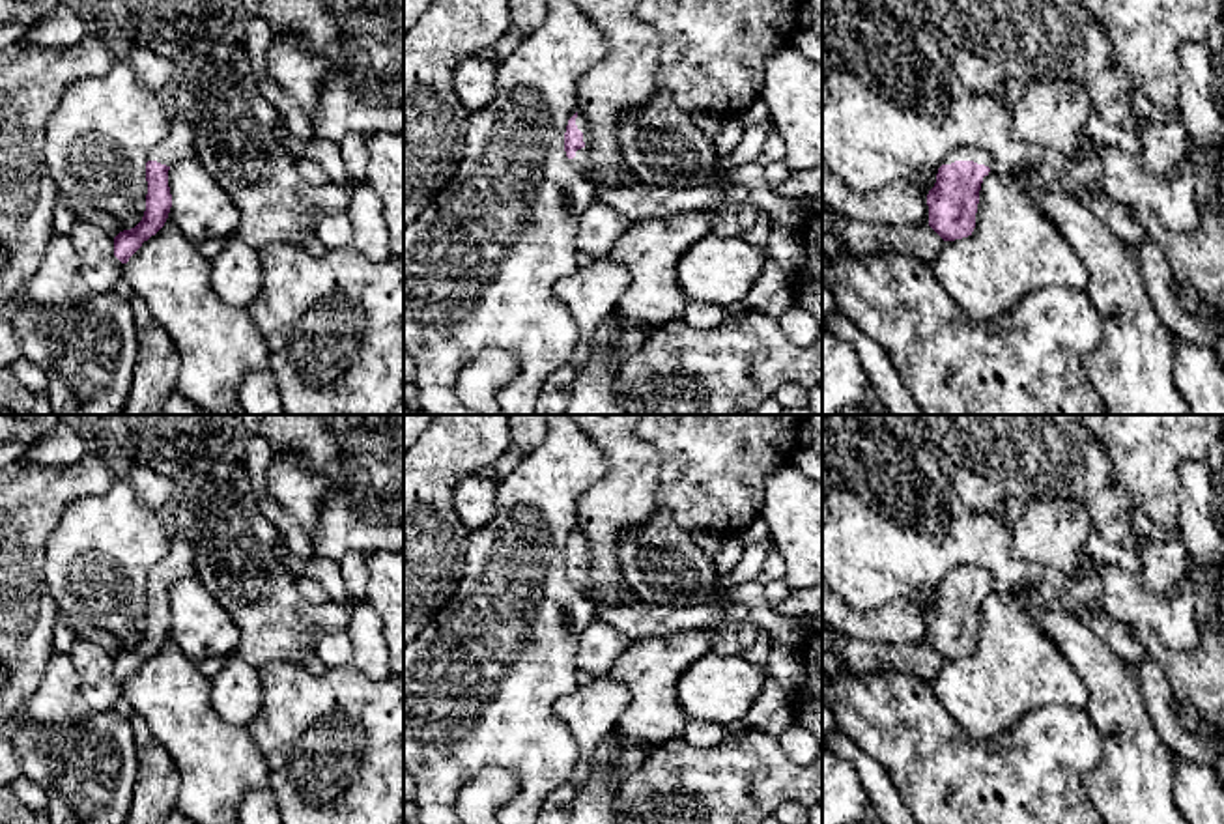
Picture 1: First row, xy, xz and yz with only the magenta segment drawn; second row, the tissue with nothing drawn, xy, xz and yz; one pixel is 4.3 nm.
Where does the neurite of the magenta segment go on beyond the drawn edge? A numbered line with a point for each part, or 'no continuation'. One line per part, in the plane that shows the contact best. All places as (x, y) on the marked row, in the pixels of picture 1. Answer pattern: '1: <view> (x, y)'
1: xz (582, 161)

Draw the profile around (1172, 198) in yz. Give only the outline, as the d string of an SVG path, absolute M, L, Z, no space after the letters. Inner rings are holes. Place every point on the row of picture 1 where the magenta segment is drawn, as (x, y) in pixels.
M1101 144L1097 163L1103 170L1103 191L1114 202L1149 211L1174 232L1198 228L1196 174L1190 161L1172 176L1155 176L1144 168L1138 153Z

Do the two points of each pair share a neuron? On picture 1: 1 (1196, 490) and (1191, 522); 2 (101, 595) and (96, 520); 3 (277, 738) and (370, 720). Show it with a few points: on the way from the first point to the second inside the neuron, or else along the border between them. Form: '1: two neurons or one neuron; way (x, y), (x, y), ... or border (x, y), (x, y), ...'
1: one neuron; way (1195, 497), (1193, 514)
2: one neuron; way (99, 576), (98, 539)
3: one neuron; way (305, 740), (361, 742)

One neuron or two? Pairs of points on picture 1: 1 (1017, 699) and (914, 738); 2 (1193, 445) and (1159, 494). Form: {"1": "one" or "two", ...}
{"1": "two", "2": "one"}

